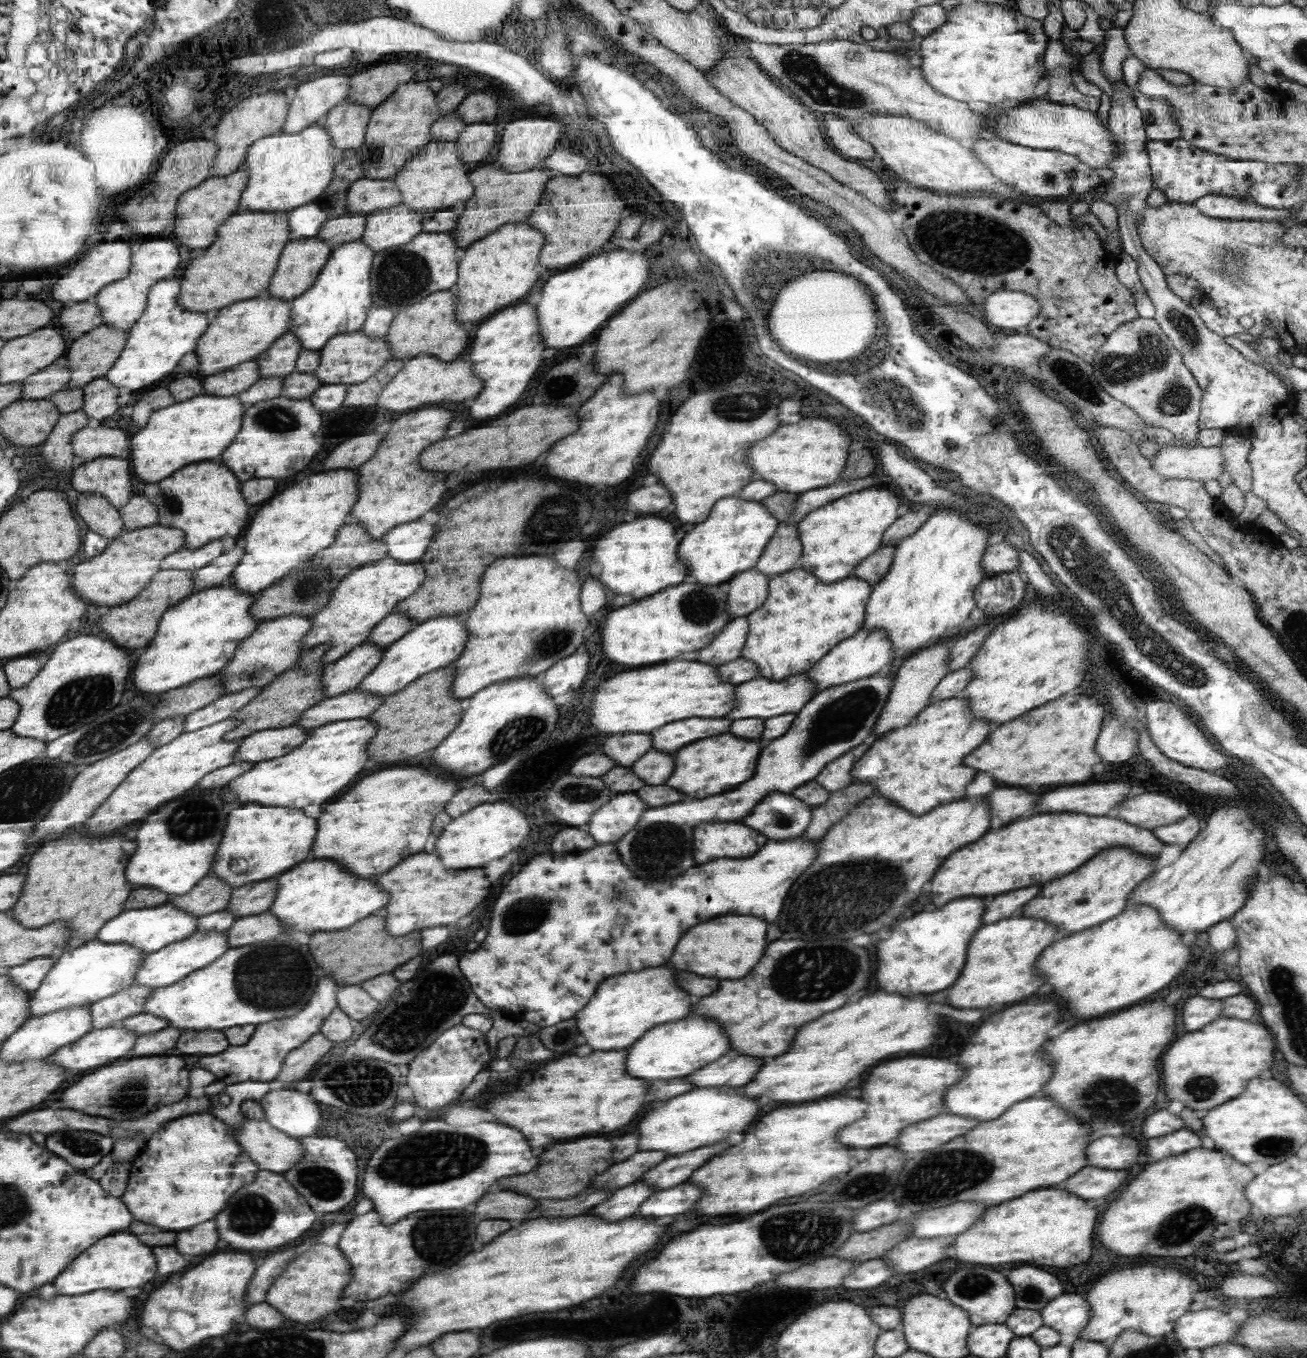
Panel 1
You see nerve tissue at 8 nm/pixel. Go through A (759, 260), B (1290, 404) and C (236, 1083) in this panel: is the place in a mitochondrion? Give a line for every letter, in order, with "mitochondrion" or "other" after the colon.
A: mitochondrion
B: other
C: other

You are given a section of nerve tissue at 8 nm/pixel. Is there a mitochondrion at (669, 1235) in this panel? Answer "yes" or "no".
no

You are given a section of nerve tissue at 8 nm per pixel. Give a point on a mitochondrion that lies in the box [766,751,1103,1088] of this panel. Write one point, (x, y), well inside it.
(881, 874)

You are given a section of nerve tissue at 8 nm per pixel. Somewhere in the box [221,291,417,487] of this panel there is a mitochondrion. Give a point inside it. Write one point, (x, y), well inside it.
(277, 419)

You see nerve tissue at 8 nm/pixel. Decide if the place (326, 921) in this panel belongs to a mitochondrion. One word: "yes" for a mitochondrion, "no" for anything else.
no

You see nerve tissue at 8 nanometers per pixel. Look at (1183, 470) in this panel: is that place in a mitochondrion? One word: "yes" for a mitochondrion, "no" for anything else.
no

